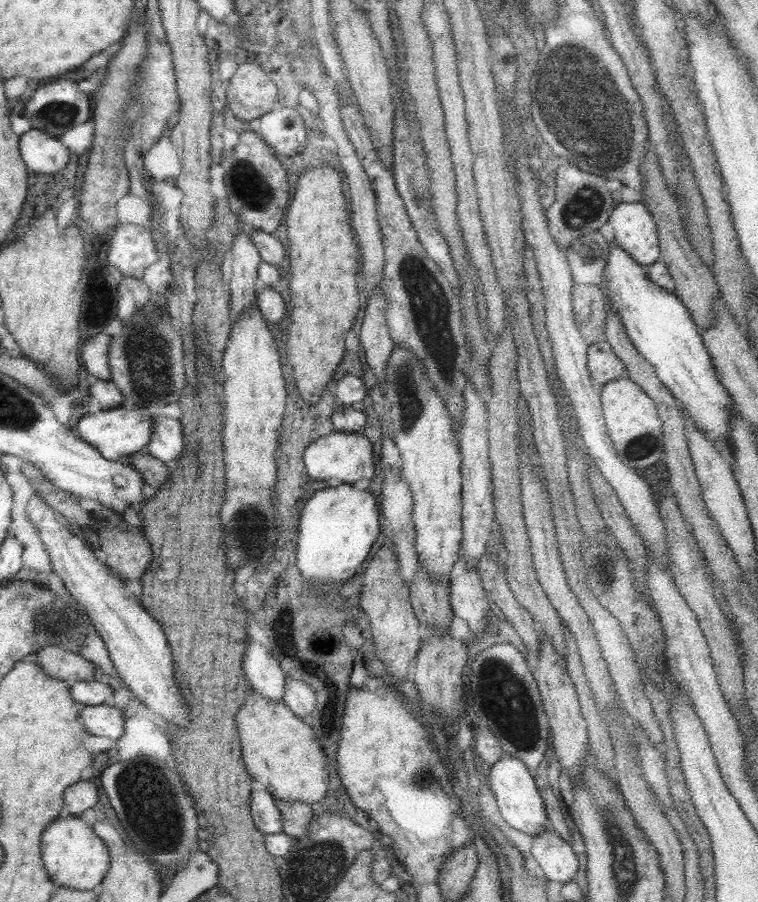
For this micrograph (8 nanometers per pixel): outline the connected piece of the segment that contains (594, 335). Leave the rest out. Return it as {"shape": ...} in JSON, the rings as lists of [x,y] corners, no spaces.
{"shape":[[[573,284],[572,316],[581,338],[591,345],[602,339],[608,300],[595,284]]]}

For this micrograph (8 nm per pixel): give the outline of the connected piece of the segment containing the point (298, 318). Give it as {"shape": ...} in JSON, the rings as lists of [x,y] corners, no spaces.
{"shape":[[[322,164],[309,166],[299,175],[295,193],[285,214],[286,253],[289,261],[289,302],[287,303],[287,336],[282,360],[287,360],[293,385],[299,398],[307,405],[313,405],[322,390],[332,380],[333,371],[342,361],[344,337],[349,332],[359,310],[357,284],[355,278],[359,268],[359,253],[350,225],[348,204],[341,191],[343,182],[339,171]]]}

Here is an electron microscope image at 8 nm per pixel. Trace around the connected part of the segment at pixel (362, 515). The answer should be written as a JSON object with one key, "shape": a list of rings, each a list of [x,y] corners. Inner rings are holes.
{"shape":[[[331,483],[319,492],[315,492],[307,499],[298,518],[295,560],[301,576],[304,579],[319,578],[319,580],[341,582],[341,584],[351,578],[357,572],[357,568],[360,568],[361,562],[365,561],[375,538],[379,536],[379,514],[375,496],[367,488],[359,490],[352,484]]]}

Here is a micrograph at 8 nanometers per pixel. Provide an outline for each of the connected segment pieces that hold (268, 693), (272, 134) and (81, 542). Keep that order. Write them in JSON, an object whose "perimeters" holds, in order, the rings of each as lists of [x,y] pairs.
{"perimeters":[[[[247,636],[241,661],[243,676],[255,694],[266,699],[282,698],[286,677],[268,649]]],[[[275,102],[271,110],[262,114],[257,122],[259,122],[257,134],[269,148],[272,148],[272,151],[280,157],[280,159],[286,156],[291,160],[291,156],[299,154],[305,148],[307,128],[303,126],[303,121],[295,109],[285,108]]],[[[32,494],[24,506],[25,518],[35,528],[49,565],[61,580],[65,590],[86,614],[94,631],[101,637],[113,670],[122,686],[130,691],[132,699],[157,713],[162,725],[182,727],[188,712],[173,680],[173,661],[167,639],[156,620],[131,596],[123,596],[119,581],[109,576],[105,564],[99,564],[84,538],[71,534],[62,519],[36,495]]]]}

